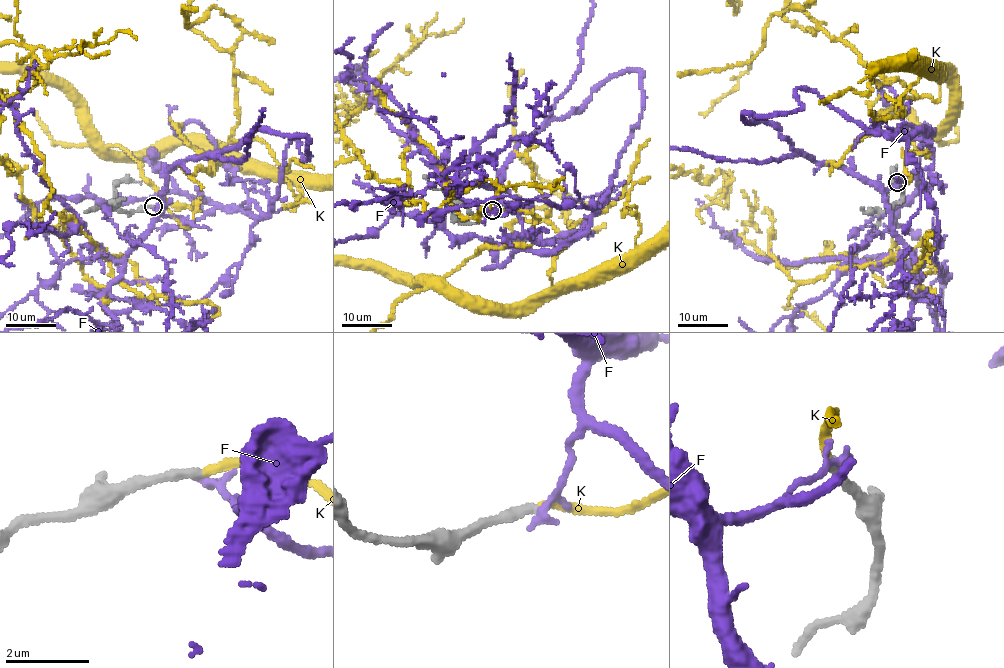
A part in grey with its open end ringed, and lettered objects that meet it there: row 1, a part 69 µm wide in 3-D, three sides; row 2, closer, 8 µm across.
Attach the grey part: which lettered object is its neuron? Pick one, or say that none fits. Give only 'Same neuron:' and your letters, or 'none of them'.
Same neuron: K

